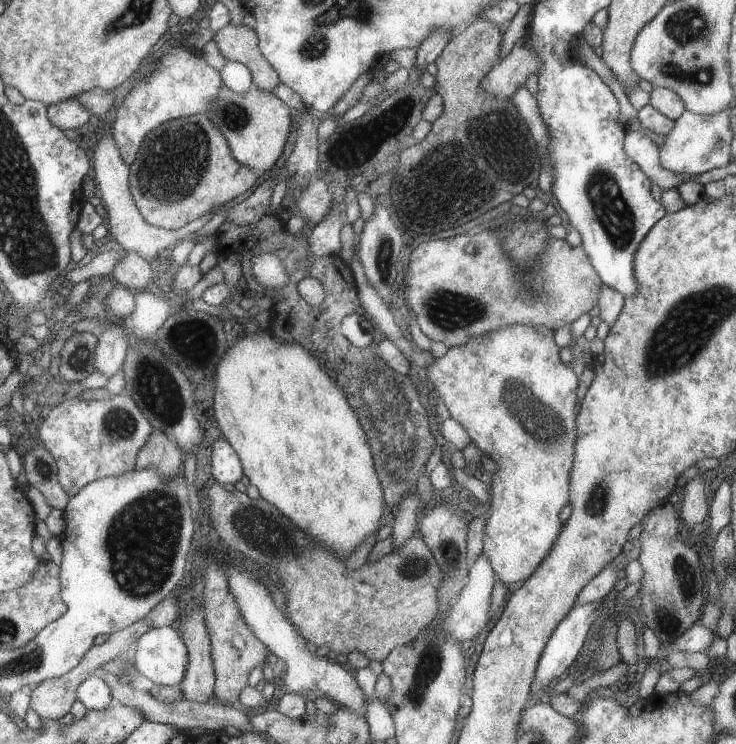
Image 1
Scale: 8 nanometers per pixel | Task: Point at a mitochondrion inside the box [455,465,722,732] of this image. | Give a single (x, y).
(668, 620)

